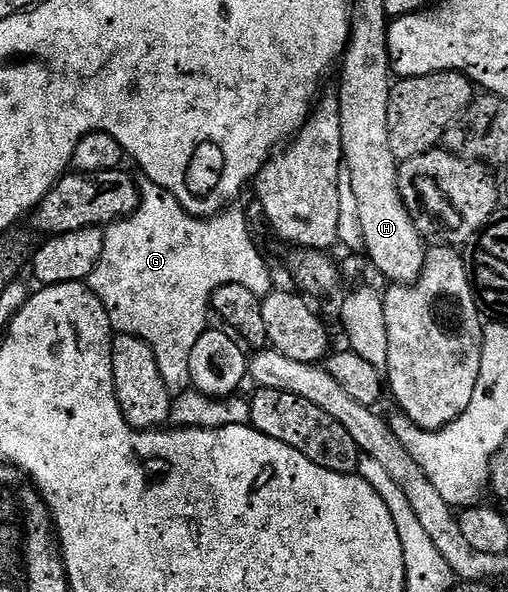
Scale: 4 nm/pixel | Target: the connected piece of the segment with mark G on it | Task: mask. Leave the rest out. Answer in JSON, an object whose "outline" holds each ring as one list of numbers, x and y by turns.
{"outline":[[149,180,141,183,142,203,138,206,138,211,134,214,127,214,126,217,110,223,104,230,104,252,100,252,100,260,96,268,90,273,88,285,90,290,104,304,104,308,110,317,110,329,118,334,131,334,140,340,144,340,152,348,156,356,156,364,160,364,160,376,164,376,164,384,168,388,170,395,176,395,184,392,190,386,190,369,188,360,192,356,192,347,196,345,196,340,208,328,206,322,206,313,209,315,212,310,212,299,214,294,224,284,244,284,244,288,256,292,259,296,265,296,271,293,270,270,266,267,266,262,262,259,262,254,258,251,258,246,254,243,254,238,250,235,250,226,246,223,246,214,238,207,238,204,229,205,224,210,219,210,217,214,208,218,196,218,183,208,164,188,160,188,155,182]]}

